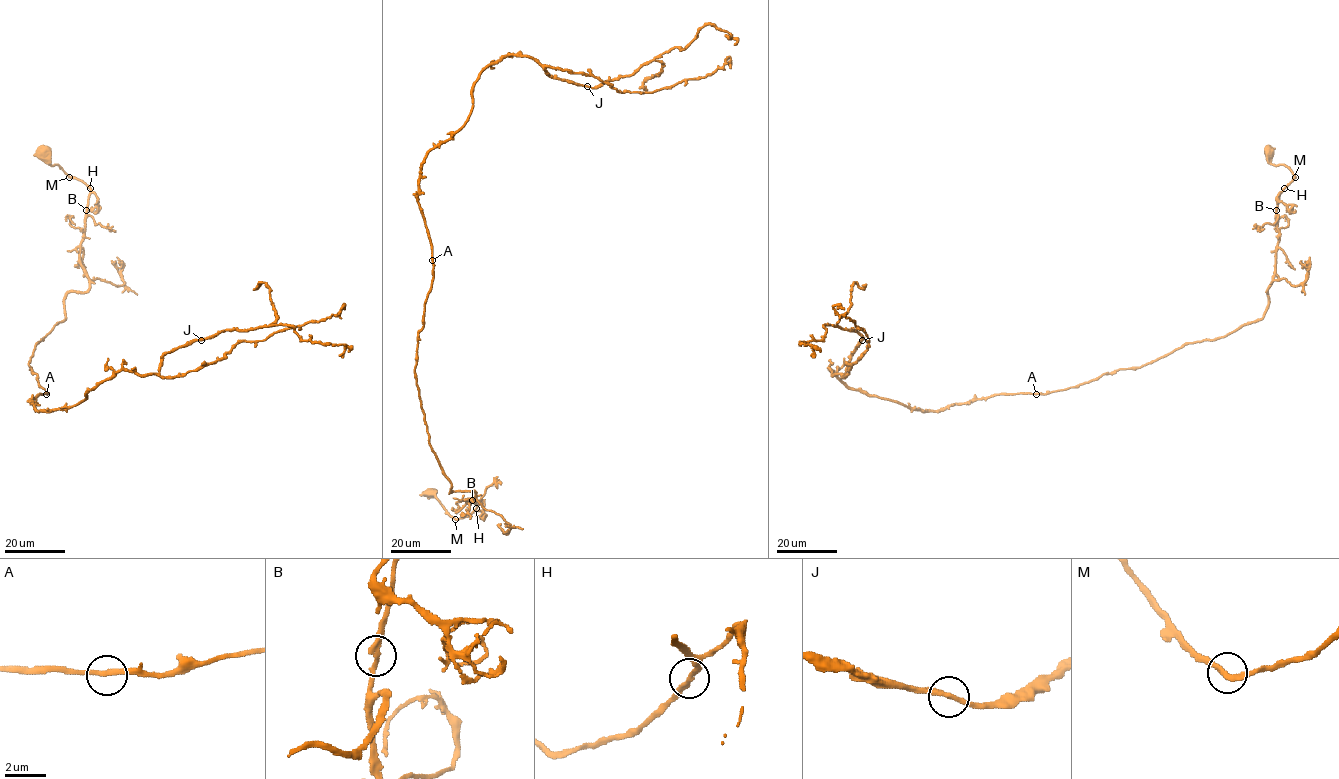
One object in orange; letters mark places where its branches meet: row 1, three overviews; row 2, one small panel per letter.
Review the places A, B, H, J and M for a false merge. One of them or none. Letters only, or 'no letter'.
no letter

